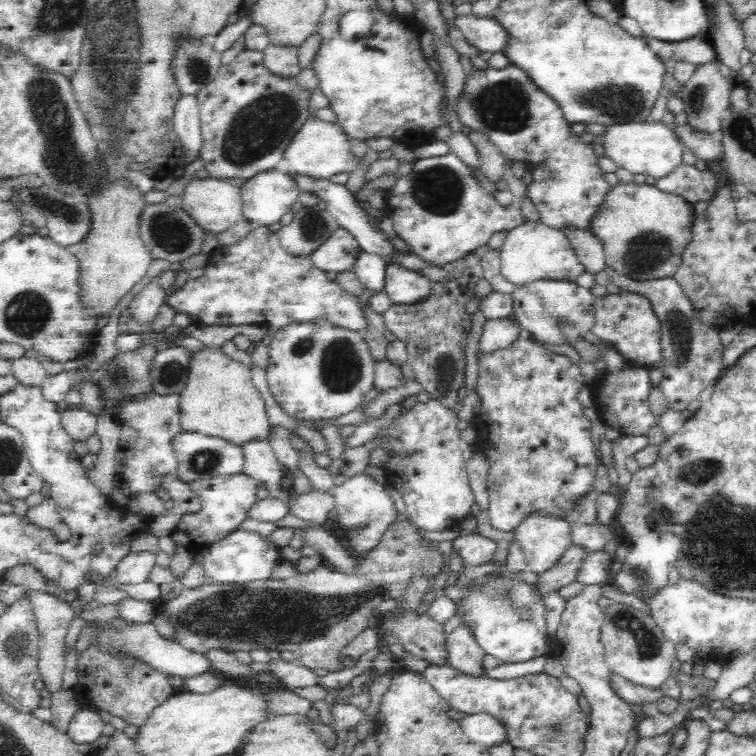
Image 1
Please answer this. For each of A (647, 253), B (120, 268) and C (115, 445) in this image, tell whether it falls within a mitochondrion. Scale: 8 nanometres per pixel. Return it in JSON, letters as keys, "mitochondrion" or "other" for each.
{"A":"mitochondrion","B":"other","C":"other"}

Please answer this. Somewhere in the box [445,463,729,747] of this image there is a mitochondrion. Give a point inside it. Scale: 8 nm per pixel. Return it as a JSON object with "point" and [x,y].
{"point":[645,642]}

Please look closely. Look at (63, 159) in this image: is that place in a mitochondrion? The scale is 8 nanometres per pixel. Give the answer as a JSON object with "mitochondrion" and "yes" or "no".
{"mitochondrion":"yes"}

